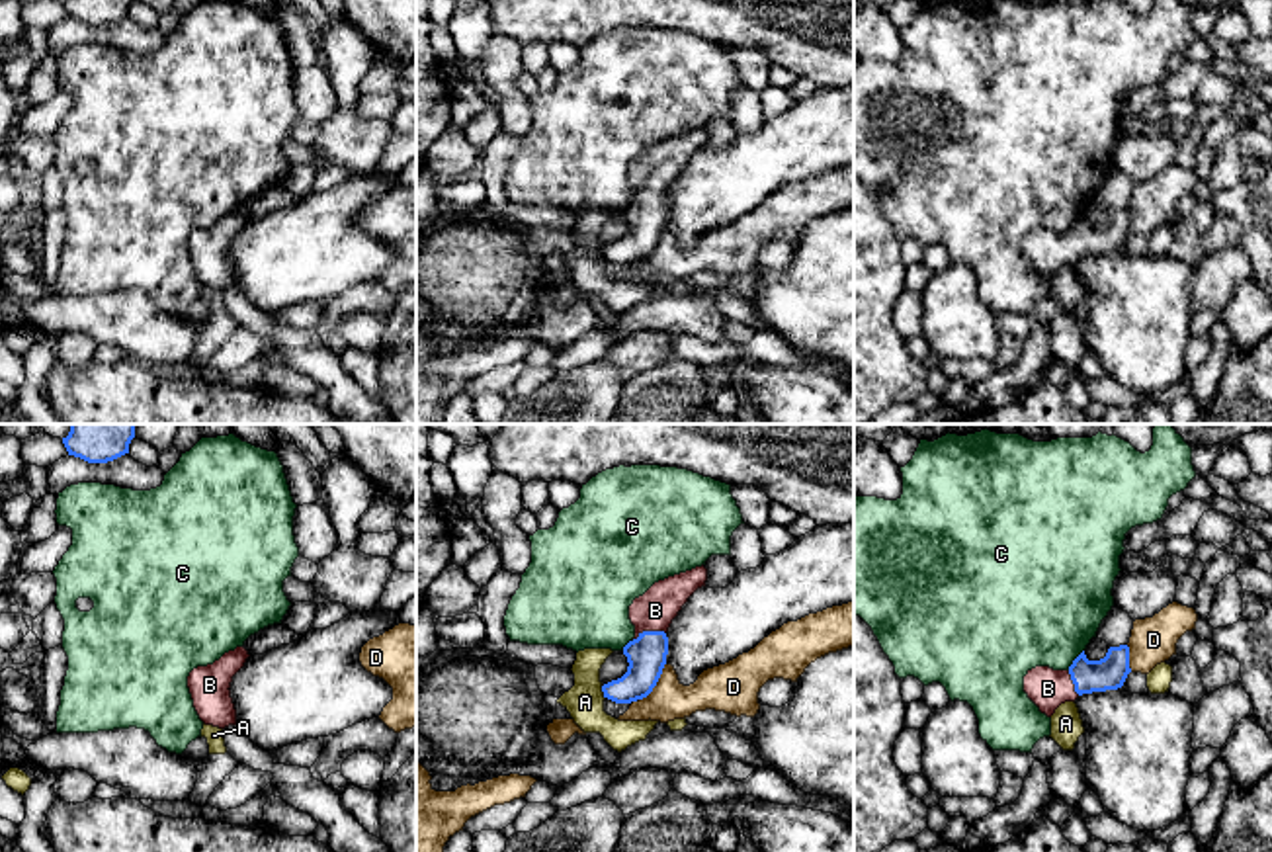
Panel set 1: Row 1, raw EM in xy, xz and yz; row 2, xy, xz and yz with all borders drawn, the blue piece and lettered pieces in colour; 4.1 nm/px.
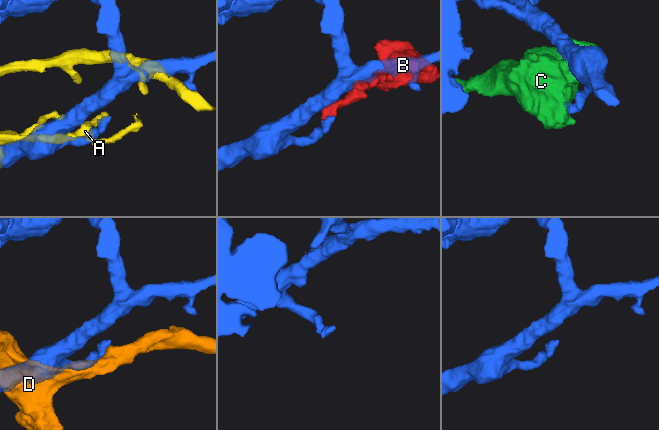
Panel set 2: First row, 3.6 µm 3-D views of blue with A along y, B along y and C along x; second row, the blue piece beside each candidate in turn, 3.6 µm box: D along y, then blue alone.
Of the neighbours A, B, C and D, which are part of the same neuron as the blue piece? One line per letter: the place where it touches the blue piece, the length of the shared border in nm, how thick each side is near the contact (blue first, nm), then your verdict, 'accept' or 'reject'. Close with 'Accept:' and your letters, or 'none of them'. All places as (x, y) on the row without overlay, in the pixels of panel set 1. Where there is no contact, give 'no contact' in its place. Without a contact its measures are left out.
A: contact xz (602, 253); length 60 nm; calibres 160 and 160 nm; reject
B: contact xz (649, 194); length 140 nm; calibres 160 and 160 nm; accept
C: contact yz (1075, 221); length 110 nm; calibres 140 and 480 nm; reject
D: contact xz (657, 243); length 190 nm; calibres 160 and 180 nm; reject
Accept: B

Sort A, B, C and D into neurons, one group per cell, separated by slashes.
A / B / C / D

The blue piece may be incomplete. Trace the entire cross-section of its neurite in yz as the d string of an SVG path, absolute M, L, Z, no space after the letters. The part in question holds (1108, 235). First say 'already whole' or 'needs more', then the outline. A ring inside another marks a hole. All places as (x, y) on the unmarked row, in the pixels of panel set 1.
needs more; M1110 209L1100 223L1088 223L1084 213L1067 233L1036 229L1024 238L1024 254L1051 279L1065 264L1075 264L1082 256L1118 252L1124 248L1129 231L1129 209Z

